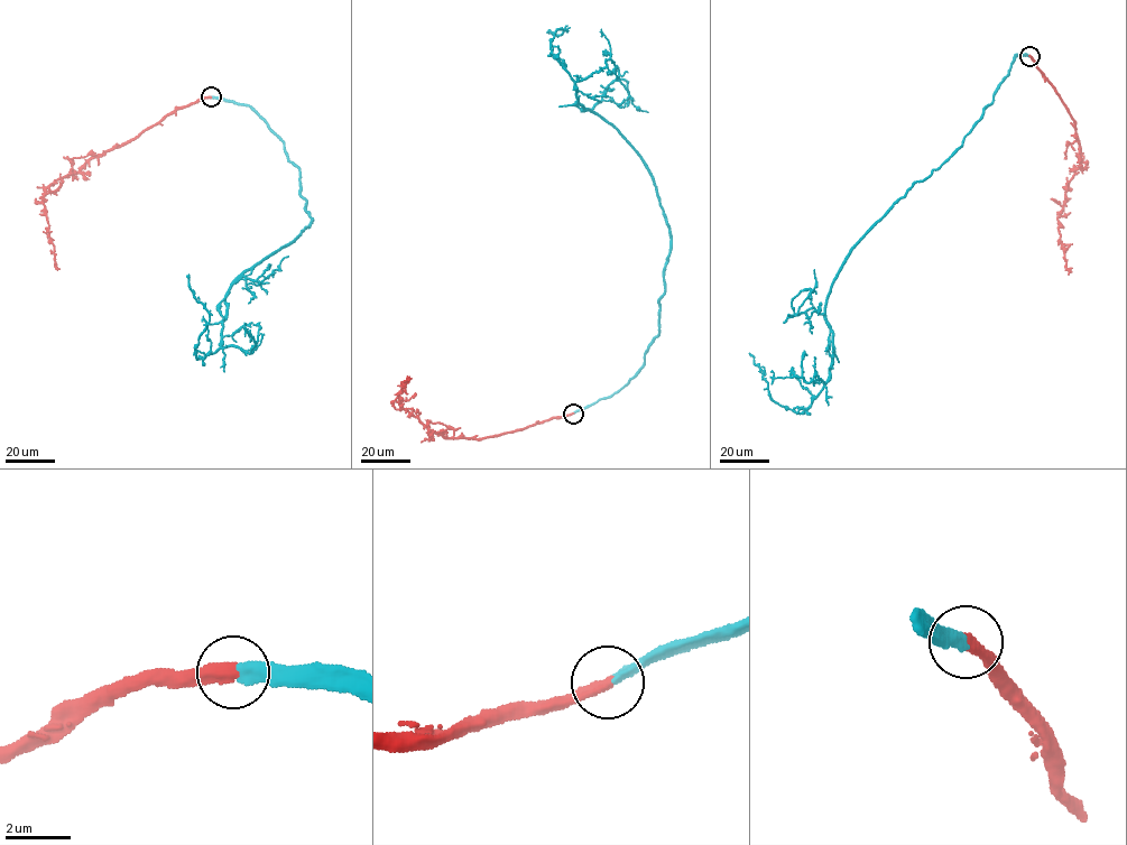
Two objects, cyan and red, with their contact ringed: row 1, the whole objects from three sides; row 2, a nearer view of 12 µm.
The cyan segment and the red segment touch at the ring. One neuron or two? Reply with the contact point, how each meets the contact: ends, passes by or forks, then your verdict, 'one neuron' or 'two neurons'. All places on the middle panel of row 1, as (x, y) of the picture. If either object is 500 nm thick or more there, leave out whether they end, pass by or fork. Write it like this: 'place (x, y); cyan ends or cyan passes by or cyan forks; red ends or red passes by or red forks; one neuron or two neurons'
place (573, 414); cyan ends; red ends; one neuron

